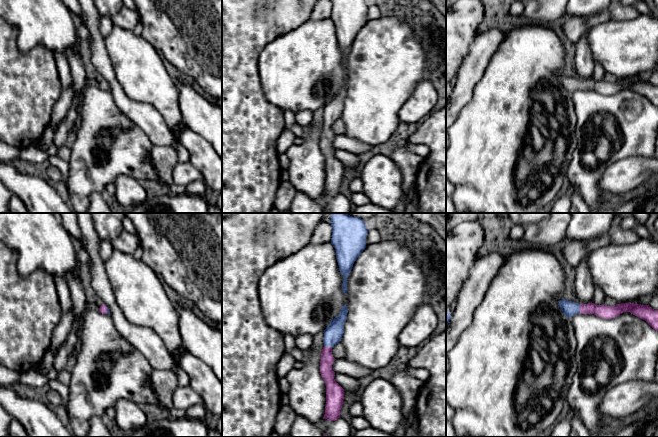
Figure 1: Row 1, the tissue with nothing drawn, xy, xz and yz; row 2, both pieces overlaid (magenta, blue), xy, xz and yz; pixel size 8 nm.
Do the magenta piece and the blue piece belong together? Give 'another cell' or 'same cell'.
same cell

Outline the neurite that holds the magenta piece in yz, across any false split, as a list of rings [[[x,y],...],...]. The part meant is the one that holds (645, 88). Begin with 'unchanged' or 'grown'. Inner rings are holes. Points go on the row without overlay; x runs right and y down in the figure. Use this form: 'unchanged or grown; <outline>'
grown; [[[561,75],[559,83],[566,93],[571,94],[576,90],[594,90],[601,94],[611,95],[623,88],[645,96],[653,105],[658,107],[658,86],[652,85],[649,81],[634,80],[631,78],[607,82],[605,80],[595,81],[594,79],[578,80],[572,77]]]

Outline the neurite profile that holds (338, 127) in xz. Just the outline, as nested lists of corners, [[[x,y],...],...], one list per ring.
[[[341,118],[332,123],[332,131],[335,135],[345,135],[345,124]]]

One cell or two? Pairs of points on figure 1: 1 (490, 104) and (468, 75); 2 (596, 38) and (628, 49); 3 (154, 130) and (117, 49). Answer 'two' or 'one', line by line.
1: two
2: one
3: two

